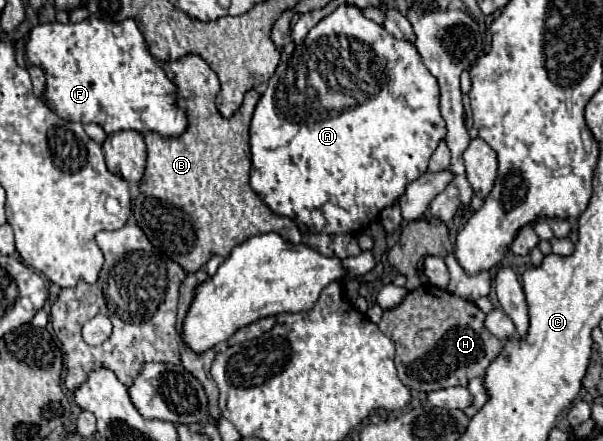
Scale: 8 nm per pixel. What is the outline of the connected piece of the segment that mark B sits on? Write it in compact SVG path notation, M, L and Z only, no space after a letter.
M187 55L173 63L163 63L163 71L177 85L179 105L189 113L189 129L181 137L163 139L157 133L147 133L147 167L139 185L139 197L133 203L133 215L137 225L143 229L147 239L153 243L157 251L167 255L171 261L179 263L187 273L197 273L213 255L227 257L231 249L243 243L249 237L263 233L279 233L283 239L291 243L301 243L301 233L293 219L275 215L265 203L257 197L257 193L249 185L251 171L251 149L249 149L249 123L253 117L253 109L259 101L257 91L249 91L245 95L243 107L231 117L223 119L215 107L215 97L220 90L220 82L213 69L199 57Z

